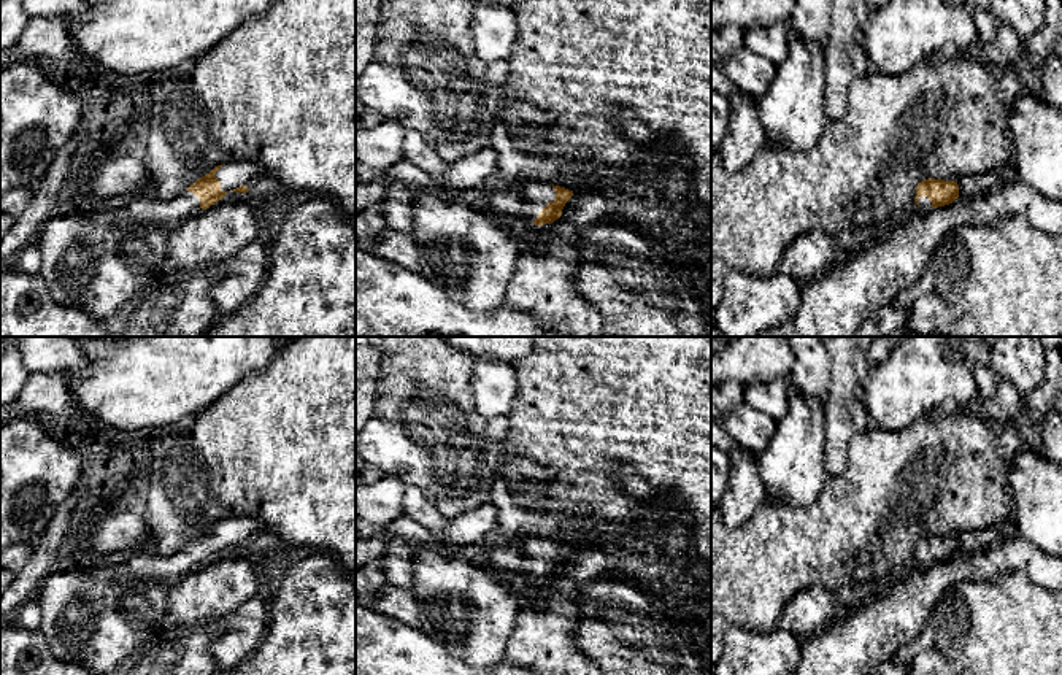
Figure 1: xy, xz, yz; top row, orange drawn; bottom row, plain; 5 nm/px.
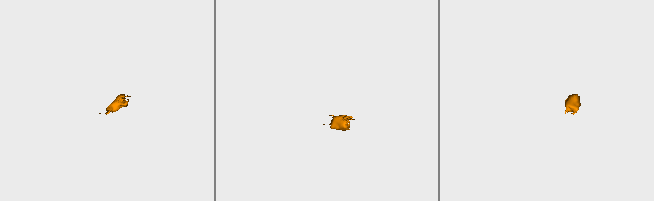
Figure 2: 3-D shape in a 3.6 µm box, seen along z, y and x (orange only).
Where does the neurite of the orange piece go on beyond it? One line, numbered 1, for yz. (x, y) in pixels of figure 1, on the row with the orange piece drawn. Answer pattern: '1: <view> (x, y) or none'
1: yz (924, 204)

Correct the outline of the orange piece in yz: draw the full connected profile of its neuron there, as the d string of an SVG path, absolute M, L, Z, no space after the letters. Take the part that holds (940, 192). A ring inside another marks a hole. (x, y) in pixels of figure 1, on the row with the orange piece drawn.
M929 178L918 183L914 203L919 206L919 211L924 213L932 208L949 205L957 197L959 197L957 181Z

